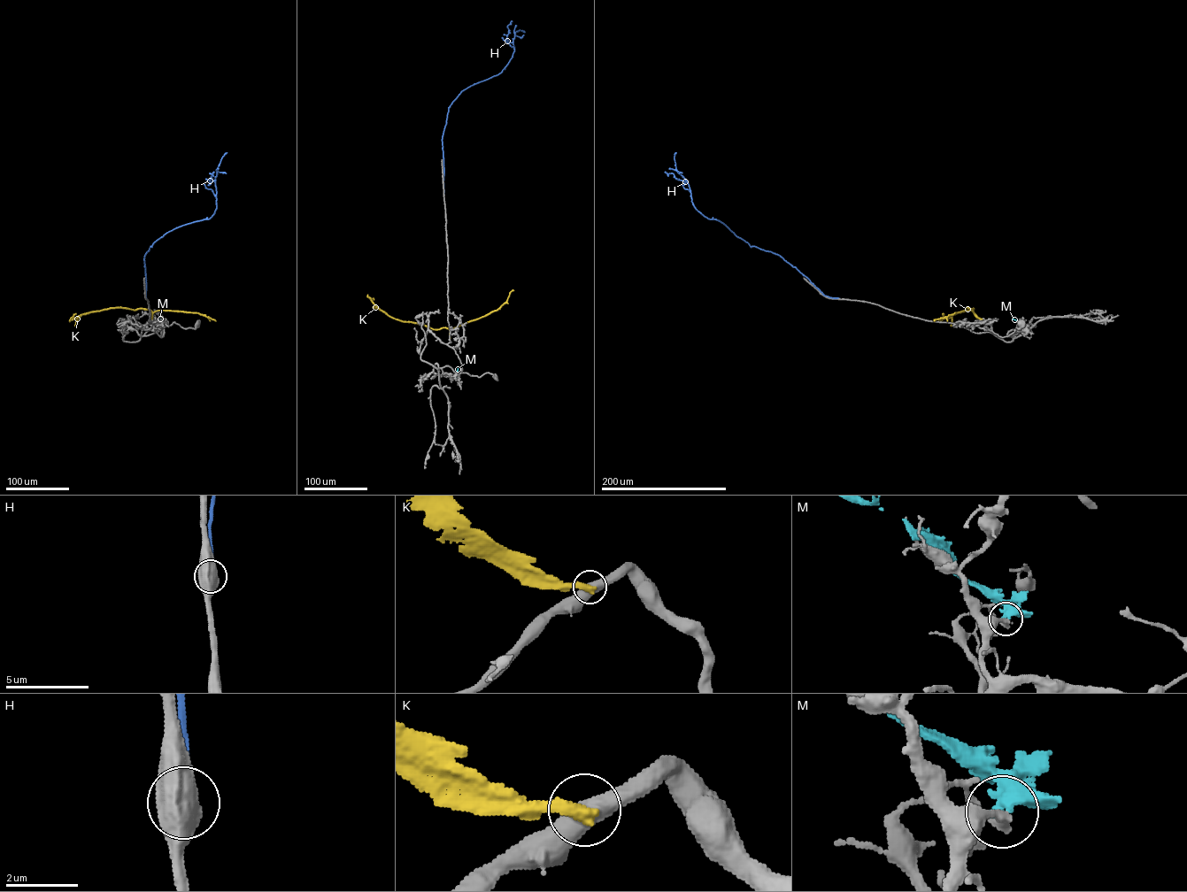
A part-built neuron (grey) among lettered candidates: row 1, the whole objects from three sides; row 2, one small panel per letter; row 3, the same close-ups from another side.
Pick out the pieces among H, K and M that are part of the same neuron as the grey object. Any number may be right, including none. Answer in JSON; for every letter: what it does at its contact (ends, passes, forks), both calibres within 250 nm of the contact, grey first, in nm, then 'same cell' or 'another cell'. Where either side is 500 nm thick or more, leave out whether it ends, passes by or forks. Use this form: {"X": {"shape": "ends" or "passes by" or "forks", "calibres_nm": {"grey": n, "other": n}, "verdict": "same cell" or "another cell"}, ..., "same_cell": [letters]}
{"H": {"calibres_nm": {"grey": 850, "other": 280}, "verdict": "another cell"}, "K": {"shape": "ends", "calibres_nm": {"grey": 480, "other": 460}, "verdict": "another cell"}, "M": {"calibres_nm": {"grey": 460, "other": 550}, "verdict": "another cell"}, "same_cell": []}

